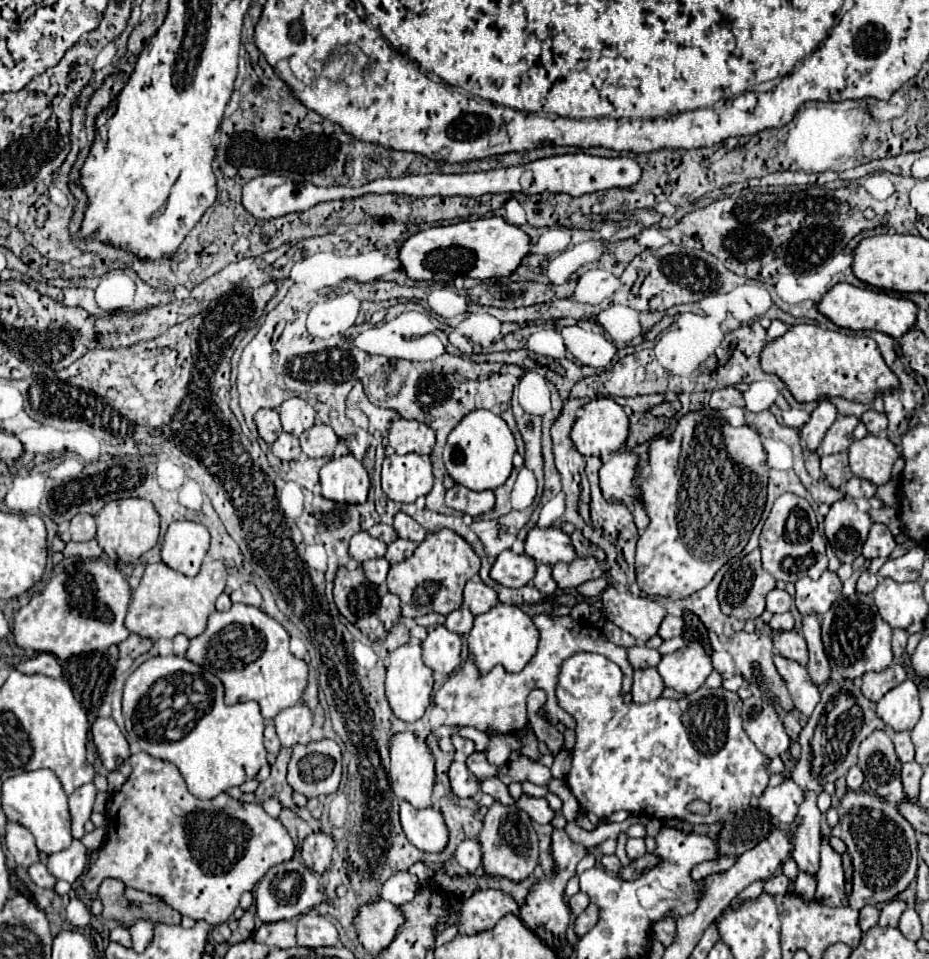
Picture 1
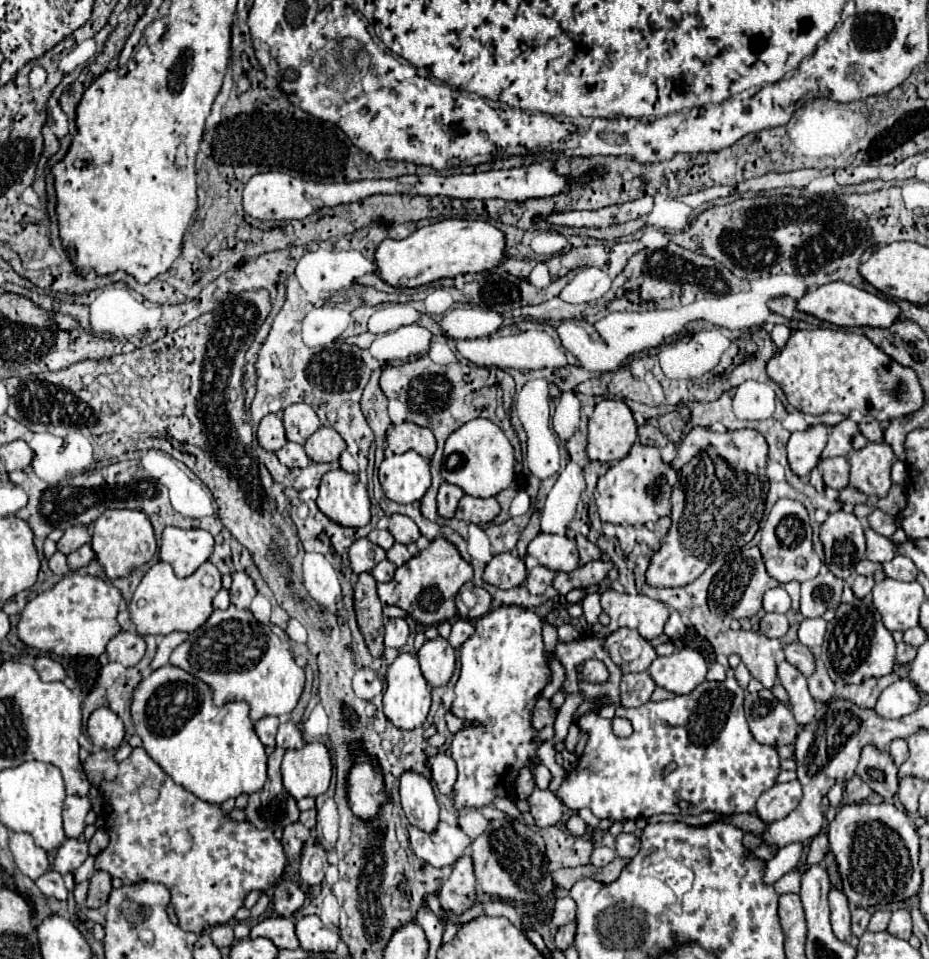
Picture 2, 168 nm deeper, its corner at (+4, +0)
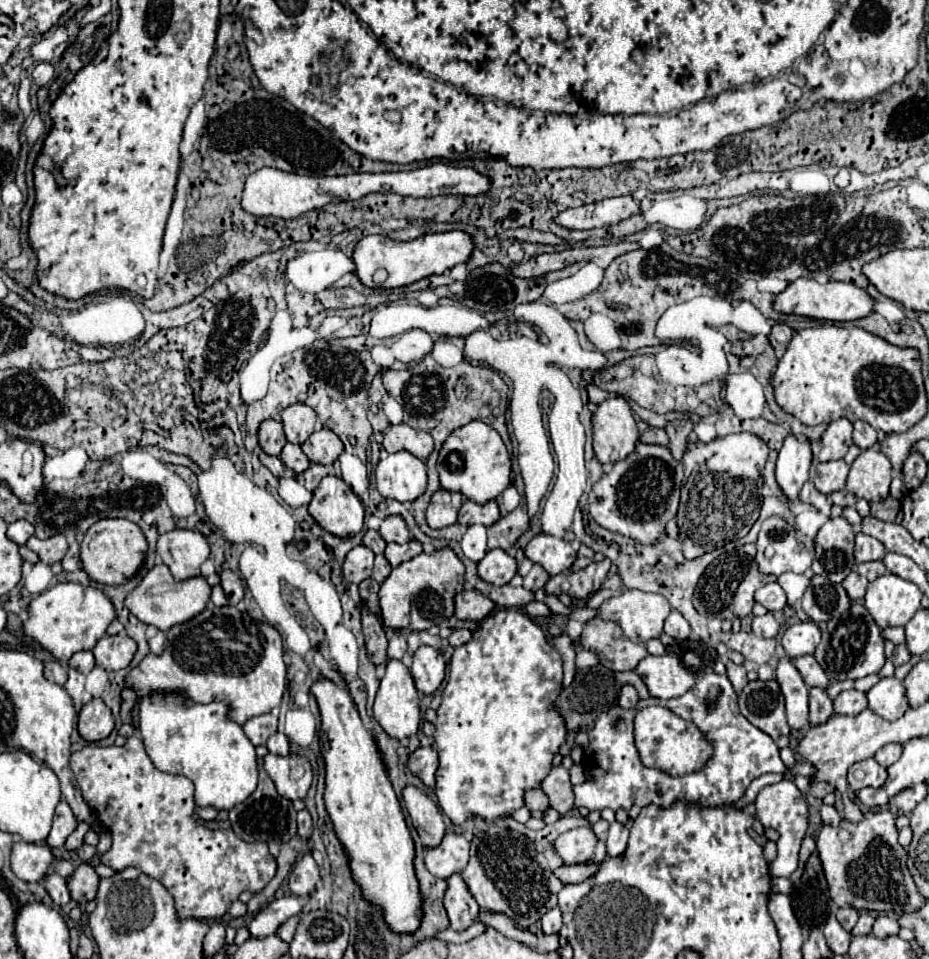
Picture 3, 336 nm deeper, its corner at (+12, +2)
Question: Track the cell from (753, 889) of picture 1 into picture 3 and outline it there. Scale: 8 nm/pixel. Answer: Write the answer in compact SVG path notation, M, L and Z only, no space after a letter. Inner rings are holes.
M782 779L776 785L764 787L758 793L754 805L756 805L756 817L758 817L758 821L764 827L774 827L780 833L780 839L778 839L778 855L770 863L770 875L772 877L790 877L796 871L800 843L802 843L802 839L806 835L806 829L808 829L808 803L806 803L804 795L800 793L800 789L792 781Z

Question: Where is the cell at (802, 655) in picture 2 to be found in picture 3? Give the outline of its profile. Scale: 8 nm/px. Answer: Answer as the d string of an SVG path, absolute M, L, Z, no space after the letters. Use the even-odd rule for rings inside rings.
M802 655L802 657L796 657L792 659L794 667L800 671L804 683L808 687L828 687L828 677L826 673L822 671L822 667L818 665L818 661L814 661L814 655Z

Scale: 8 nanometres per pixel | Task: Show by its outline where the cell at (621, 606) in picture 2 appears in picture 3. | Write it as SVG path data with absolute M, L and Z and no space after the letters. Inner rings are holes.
M630 589L618 597L606 599L598 611L604 621L618 623L630 641L644 643L648 639L660 637L664 619L672 607L658 593Z

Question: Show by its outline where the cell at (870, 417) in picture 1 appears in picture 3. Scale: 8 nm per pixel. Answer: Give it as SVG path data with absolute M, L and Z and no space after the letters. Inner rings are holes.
M856 421L856 423L854 423L852 439L854 439L854 443L856 443L860 449L874 447L874 445L876 445L876 429L874 429L870 423L866 423L866 421Z

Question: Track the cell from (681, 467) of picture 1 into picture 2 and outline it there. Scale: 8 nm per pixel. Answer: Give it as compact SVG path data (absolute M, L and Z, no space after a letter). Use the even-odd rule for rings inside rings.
M696 427L678 443L678 457L670 463L680 475L680 483L672 491L672 527L668 537L662 539L662 547L660 551L656 551L650 563L650 571L646 573L648 585L682 587L686 583L692 583L710 563L726 557L734 549L744 547L754 537L764 515L764 503L768 493L766 459L768 443L764 435L754 429L714 433L710 429Z

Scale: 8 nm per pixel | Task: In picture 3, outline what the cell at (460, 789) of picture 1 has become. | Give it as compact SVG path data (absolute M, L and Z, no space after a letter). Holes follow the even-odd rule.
M418 747L410 759L408 769L422 779L422 783L430 789L436 785L436 771L438 771L438 753L434 747Z

